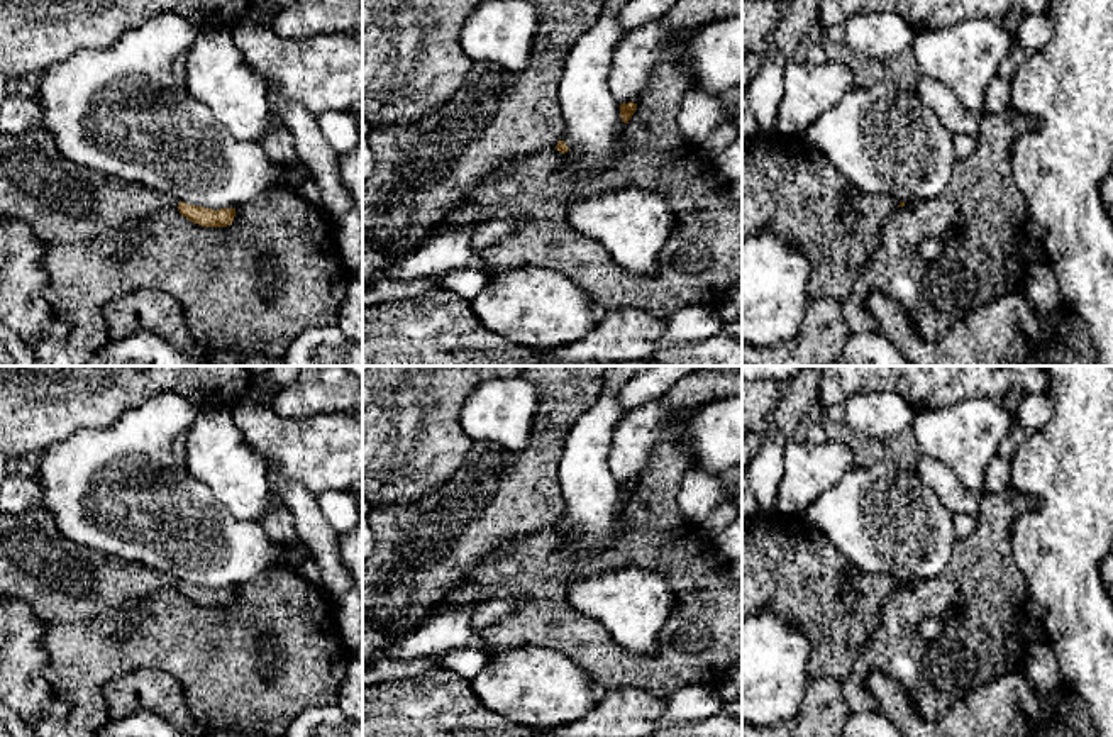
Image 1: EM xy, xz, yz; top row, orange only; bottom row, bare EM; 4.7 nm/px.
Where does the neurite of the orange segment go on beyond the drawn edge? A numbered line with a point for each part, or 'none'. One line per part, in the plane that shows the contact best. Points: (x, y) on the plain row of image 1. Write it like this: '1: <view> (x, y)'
none

